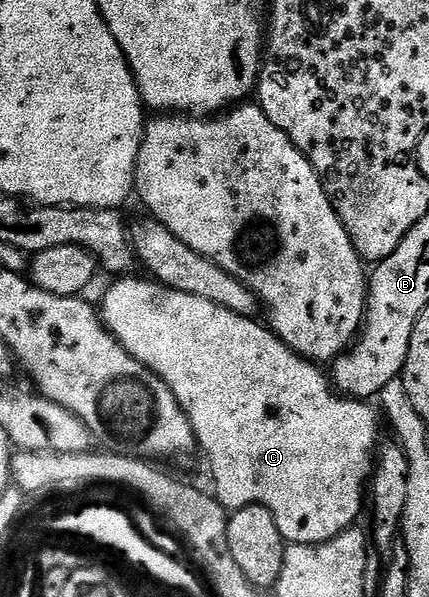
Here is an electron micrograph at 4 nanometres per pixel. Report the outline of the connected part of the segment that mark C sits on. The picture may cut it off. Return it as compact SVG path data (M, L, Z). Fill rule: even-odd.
M116 278L112 282L115 284L104 293L103 307L101 303L103 326L136 361L159 375L165 381L165 385L169 385L173 397L177 397L181 409L189 417L189 425L195 434L198 450L200 452L203 450L207 454L207 467L211 470L211 483L215 486L213 494L219 500L219 504L227 508L228 512L239 511L242 507L269 509L269 513L273 513L273 521L277 521L277 529L281 529L281 537L288 544L324 543L337 537L348 527L356 526L358 519L355 518L365 511L365 492L373 474L379 419L381 423L380 412L370 402L340 395L332 387L328 372L320 364L310 359L302 359L297 353L293 353L293 349L284 345L262 322L247 319L229 309L221 309L221 305L213 305L213 301L204 301L201 297L189 297L189 293L175 291L150 278L131 278Z

